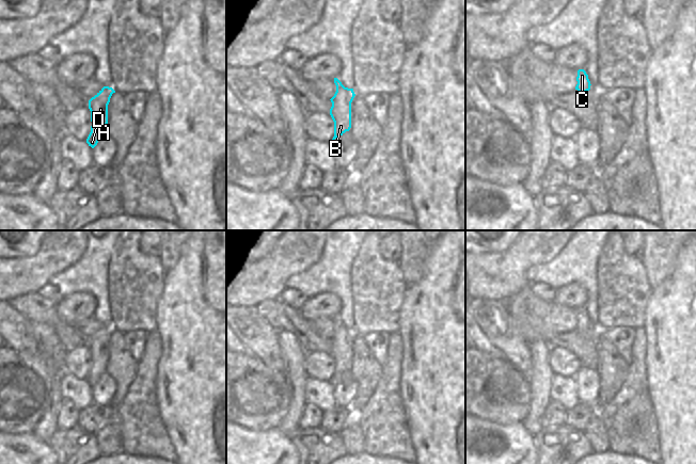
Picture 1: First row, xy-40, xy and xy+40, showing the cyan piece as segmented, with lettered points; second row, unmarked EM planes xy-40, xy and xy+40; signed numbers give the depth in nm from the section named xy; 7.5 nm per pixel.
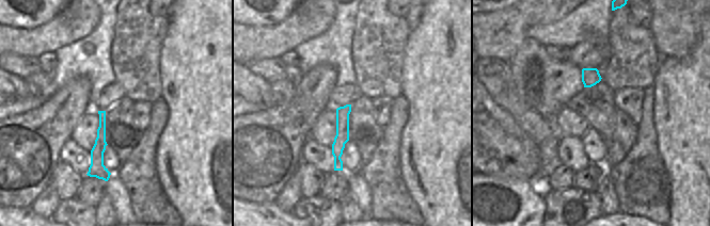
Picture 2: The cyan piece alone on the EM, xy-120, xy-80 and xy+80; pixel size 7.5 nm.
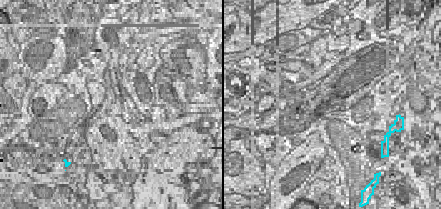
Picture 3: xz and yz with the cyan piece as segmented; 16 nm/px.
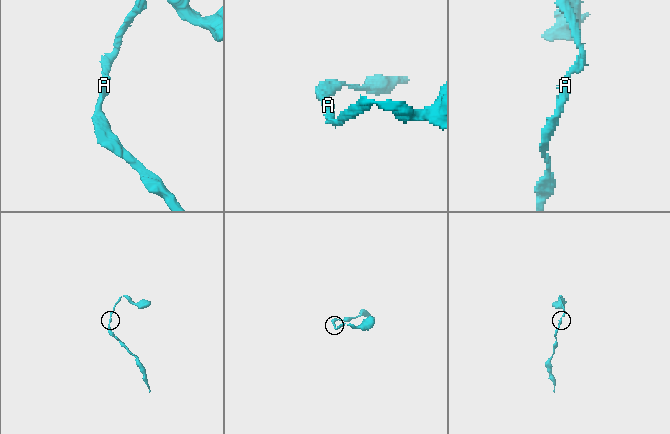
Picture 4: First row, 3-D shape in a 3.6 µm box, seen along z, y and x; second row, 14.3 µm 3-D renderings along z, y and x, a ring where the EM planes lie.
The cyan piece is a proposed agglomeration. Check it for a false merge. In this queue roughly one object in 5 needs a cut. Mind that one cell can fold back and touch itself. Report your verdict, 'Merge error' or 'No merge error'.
No merge error

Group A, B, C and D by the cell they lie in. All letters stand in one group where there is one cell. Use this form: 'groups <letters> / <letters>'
groups A B C D

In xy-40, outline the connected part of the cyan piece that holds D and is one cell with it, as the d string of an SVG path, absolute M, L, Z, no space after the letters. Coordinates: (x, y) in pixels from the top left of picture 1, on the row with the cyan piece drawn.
M104 86L89 100L92 126L86 143L92 148L97 145L99 139L106 133L106 126L108 124L108 105L113 93L115 93L115 91L112 87Z

